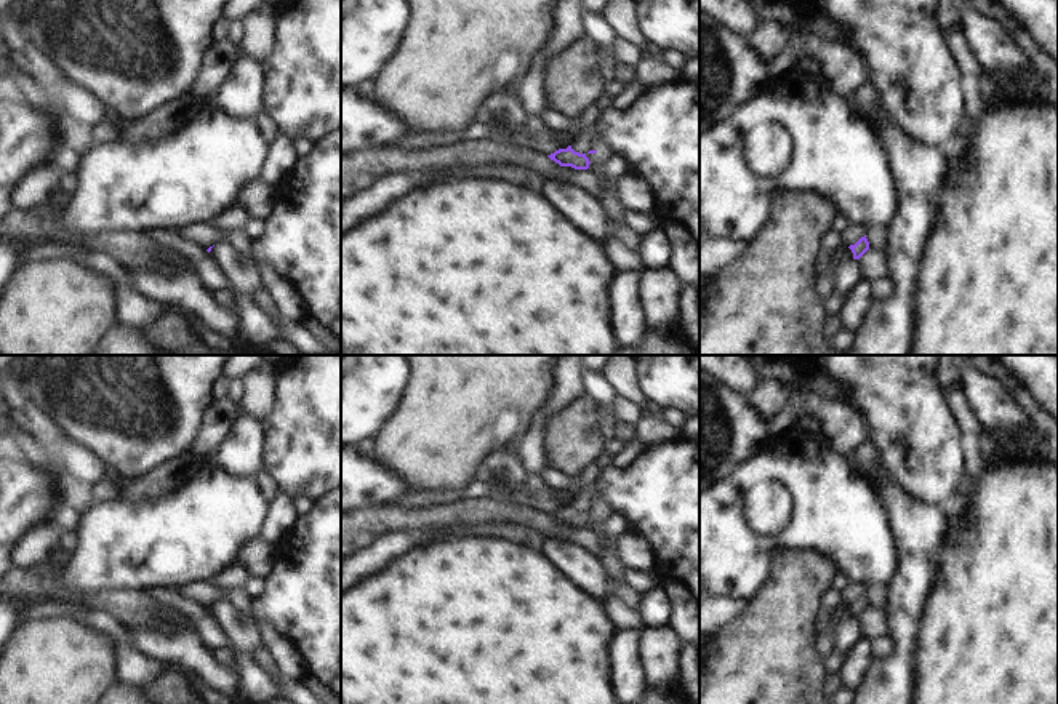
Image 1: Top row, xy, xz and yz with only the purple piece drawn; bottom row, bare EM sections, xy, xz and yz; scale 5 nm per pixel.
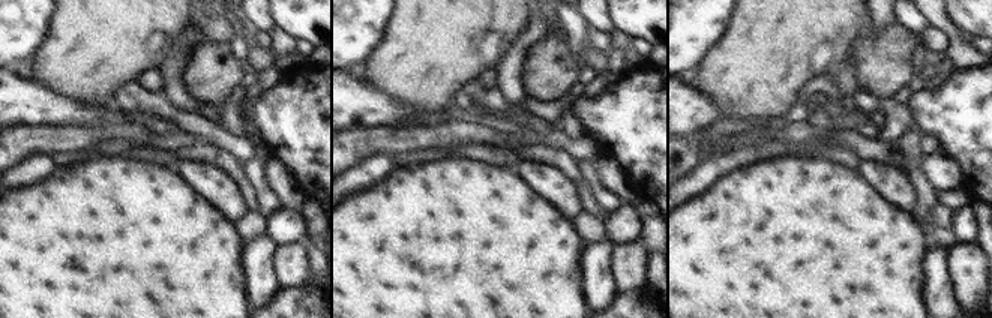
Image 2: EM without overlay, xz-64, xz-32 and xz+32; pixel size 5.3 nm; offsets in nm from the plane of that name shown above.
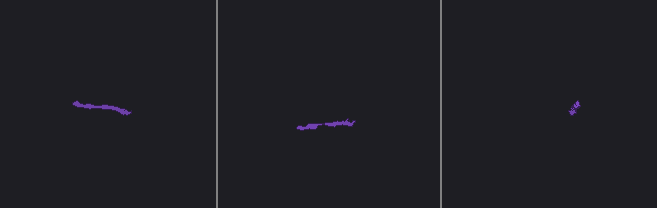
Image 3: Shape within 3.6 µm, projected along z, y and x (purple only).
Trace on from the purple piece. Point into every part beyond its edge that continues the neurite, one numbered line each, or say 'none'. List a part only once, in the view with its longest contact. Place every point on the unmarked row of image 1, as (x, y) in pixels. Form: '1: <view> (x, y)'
1: xz (586, 498)

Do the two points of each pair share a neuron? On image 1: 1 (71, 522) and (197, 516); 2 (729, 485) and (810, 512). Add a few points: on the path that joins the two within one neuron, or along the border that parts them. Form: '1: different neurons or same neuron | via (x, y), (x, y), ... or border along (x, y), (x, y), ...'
1: different neurons | border along (79, 516), (74, 532)
2: same neuron | via (753, 472), (783, 472), (799, 488)

